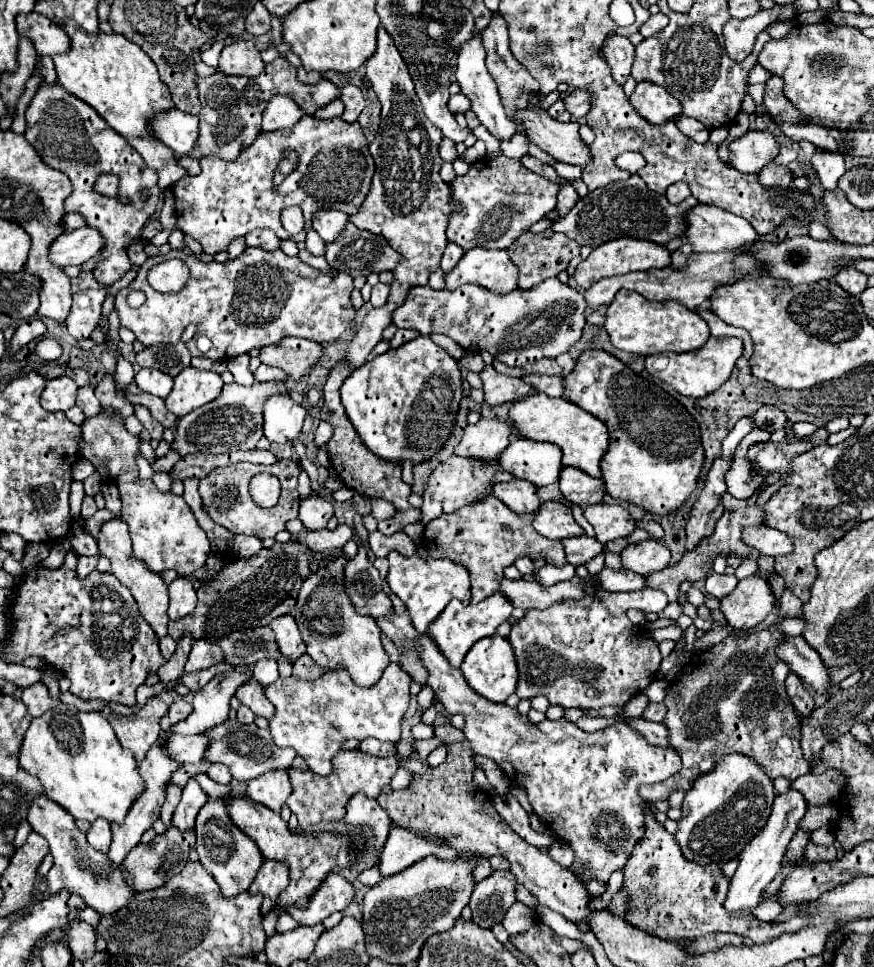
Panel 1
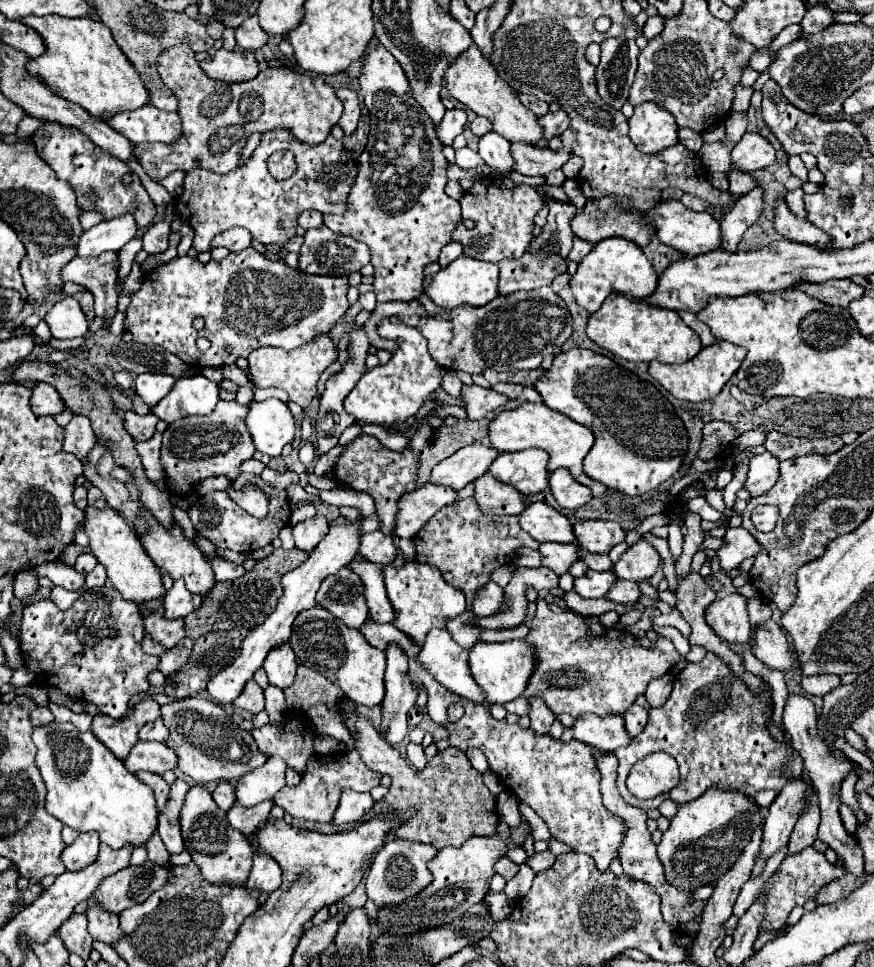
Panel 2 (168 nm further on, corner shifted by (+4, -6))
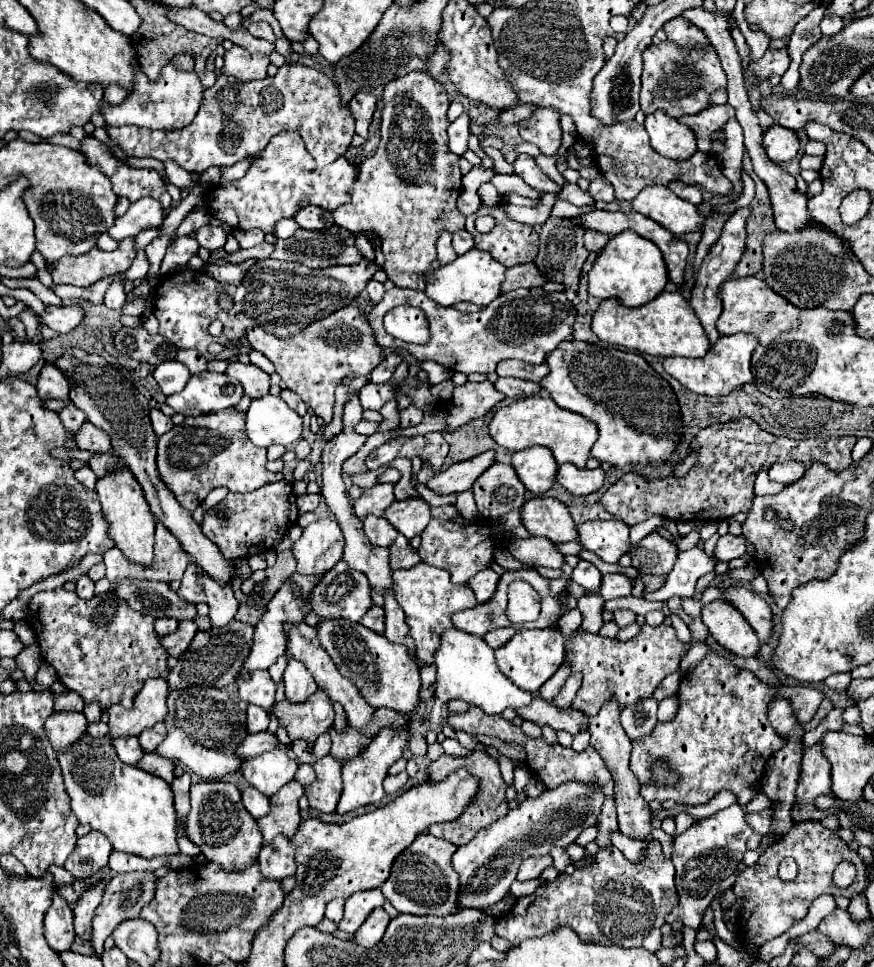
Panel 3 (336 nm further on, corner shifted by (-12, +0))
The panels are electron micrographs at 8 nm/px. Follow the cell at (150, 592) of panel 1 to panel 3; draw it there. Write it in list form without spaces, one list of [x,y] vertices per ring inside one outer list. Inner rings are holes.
[[[128,468],[116,470],[114,474],[108,474],[96,482],[98,500],[102,506],[104,520],[108,522],[108,536],[116,542],[116,546],[122,550],[126,560],[136,562],[140,566],[152,564],[152,548],[154,548],[154,516],[150,514],[148,502],[144,500],[142,488],[136,482],[134,474]]]

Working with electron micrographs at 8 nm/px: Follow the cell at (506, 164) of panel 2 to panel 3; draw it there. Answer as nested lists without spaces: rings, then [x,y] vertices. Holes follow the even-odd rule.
[[[518,154],[516,160],[512,162],[514,172],[532,188],[536,190],[544,190],[544,192],[560,192],[560,186],[556,182],[552,182],[534,162],[534,156],[528,154]]]

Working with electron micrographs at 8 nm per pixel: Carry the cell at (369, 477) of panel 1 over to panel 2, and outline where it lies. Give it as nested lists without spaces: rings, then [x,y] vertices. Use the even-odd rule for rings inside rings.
[[[360,434],[346,448],[346,452],[338,458],[338,462],[334,466],[334,476],[342,486],[348,486],[348,488],[360,490],[360,492],[368,492],[376,502],[376,512],[380,516],[380,532],[392,534],[392,526],[396,524],[396,502],[398,502],[400,494],[416,488],[418,466],[420,466],[420,462],[410,444],[402,452],[392,452],[386,446],[382,446],[378,438]]]

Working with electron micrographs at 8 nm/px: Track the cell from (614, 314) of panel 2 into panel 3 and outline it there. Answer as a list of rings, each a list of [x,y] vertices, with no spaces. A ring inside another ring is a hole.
[[[680,290],[662,292],[658,298],[640,308],[628,308],[620,304],[620,300],[606,300],[592,316],[592,332],[606,344],[618,344],[626,350],[664,358],[702,358],[710,350],[710,340],[704,336],[704,328],[700,320],[696,320],[696,312],[692,312],[692,306]]]

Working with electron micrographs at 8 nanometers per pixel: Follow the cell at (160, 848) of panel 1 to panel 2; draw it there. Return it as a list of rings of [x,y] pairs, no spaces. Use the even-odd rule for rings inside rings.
[[[150,862],[142,866],[128,866],[118,874],[104,878],[94,894],[78,904],[74,912],[83,913],[92,904],[100,904],[102,910],[120,914],[122,910],[144,902],[152,892],[156,892],[166,882],[168,872],[170,866],[154,866]]]

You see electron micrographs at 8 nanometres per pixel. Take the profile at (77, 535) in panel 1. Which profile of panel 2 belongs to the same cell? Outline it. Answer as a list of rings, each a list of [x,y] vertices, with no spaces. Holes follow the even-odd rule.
[[[80,554],[78,556],[78,560],[76,560],[76,564],[74,564],[74,568],[78,570],[78,572],[84,572],[84,574],[88,574],[88,572],[92,572],[94,570],[94,566],[98,564],[98,560],[96,560],[96,556],[94,554]]]

